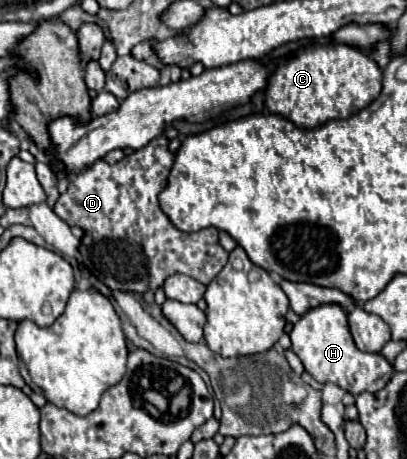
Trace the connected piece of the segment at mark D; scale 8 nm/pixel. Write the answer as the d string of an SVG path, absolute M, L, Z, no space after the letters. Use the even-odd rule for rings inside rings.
M157 137L147 147L123 157L115 165L109 165L105 159L97 159L93 165L73 173L69 179L59 175L61 197L55 203L55 213L67 225L79 225L81 229L85 229L85 237L81 239L79 247L81 259L91 269L91 273L107 287L133 293L145 293L147 289L155 291L173 273L185 273L197 279L199 283L209 285L215 279L215 275L225 267L229 253L219 245L219 231L215 227L207 227L195 233L183 233L163 213L157 197L159 191L163 191L167 185L167 177L173 163L175 153L169 151L169 139Z

